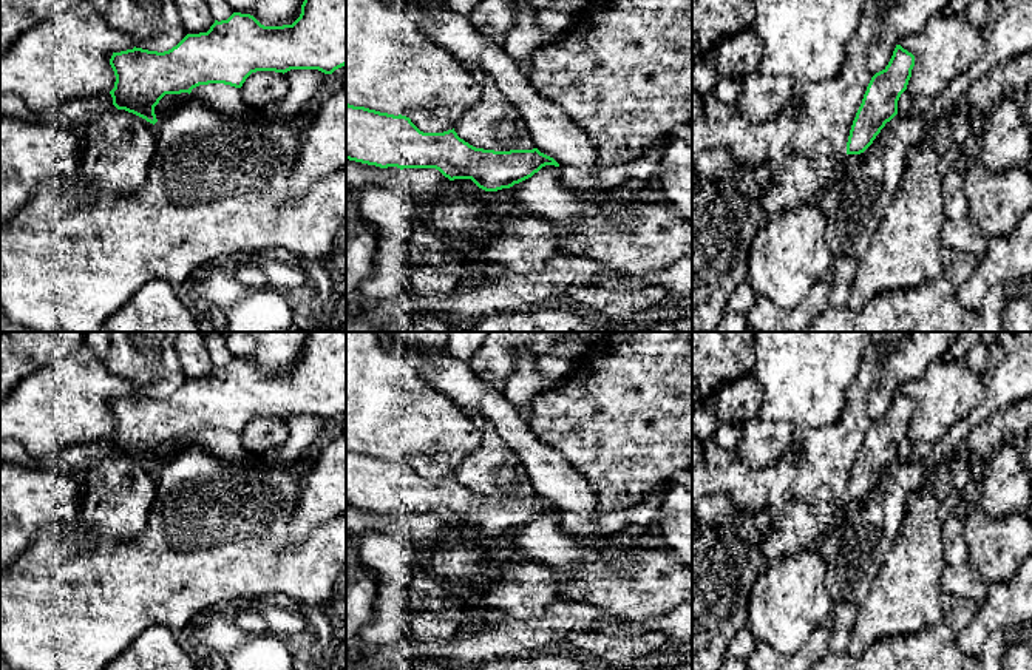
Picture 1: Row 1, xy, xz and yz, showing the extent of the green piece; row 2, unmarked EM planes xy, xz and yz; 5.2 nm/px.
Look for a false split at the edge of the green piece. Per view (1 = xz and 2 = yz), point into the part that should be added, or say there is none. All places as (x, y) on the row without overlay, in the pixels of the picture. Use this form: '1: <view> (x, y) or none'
1: none
2: none

